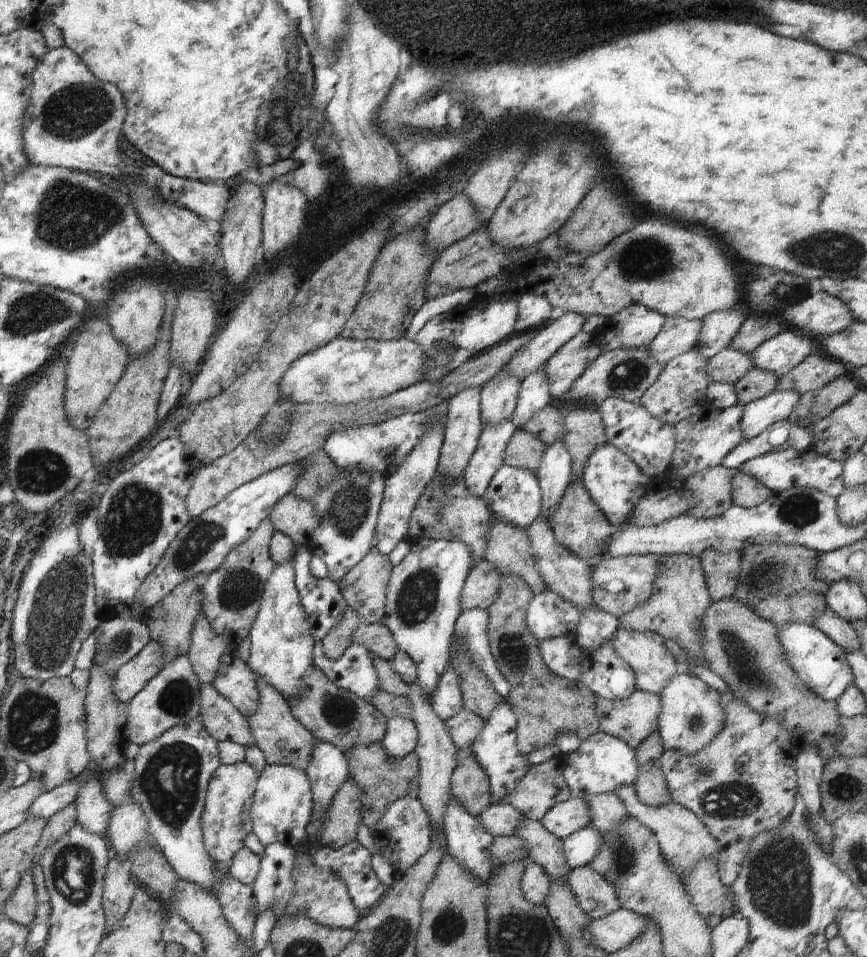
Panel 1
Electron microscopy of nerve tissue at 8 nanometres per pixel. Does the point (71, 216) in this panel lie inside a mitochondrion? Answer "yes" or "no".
yes

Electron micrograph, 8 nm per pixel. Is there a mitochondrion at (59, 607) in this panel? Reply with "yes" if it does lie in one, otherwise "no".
yes

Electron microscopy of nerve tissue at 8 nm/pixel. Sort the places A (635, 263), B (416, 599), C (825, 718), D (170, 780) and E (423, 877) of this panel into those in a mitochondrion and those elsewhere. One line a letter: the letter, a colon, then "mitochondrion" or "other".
A: mitochondrion
B: mitochondrion
C: other
D: mitochondrion
E: other

